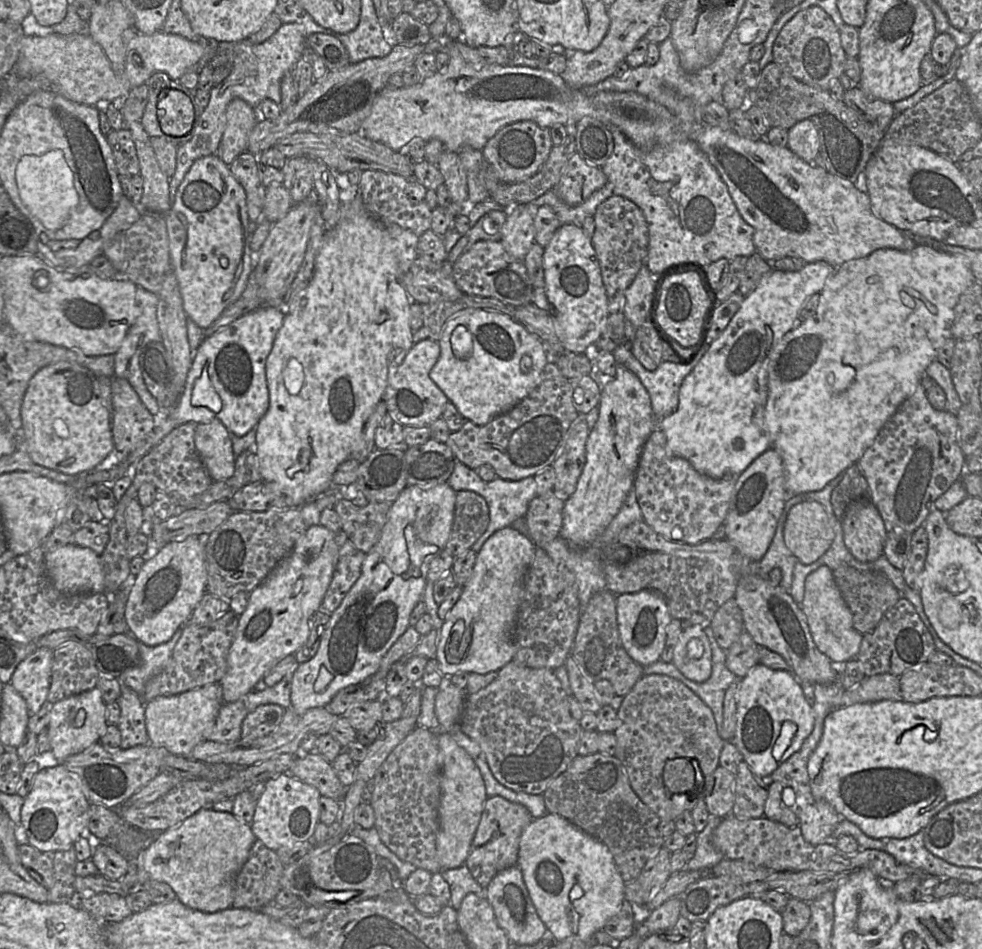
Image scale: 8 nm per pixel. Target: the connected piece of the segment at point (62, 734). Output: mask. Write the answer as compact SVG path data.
M96 687L63 699L53 705L46 727L51 747L50 752L57 760L63 762L69 756L78 754L90 745L99 742L107 725L106 703Z

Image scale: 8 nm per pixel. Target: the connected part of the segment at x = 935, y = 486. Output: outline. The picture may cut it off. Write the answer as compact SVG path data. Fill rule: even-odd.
M919 382L915 392L901 404L857 464L866 478L870 500L878 509L886 531L904 529L913 532L924 524L934 501L962 477L965 472L965 459L966 456L958 444L957 416L946 410L934 409Z

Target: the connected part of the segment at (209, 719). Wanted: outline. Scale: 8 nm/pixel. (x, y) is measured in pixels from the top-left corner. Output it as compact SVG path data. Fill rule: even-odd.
M219 682L175 695L156 697L145 706L145 724L150 744L166 748L174 755L189 755L196 745L208 740L223 703Z

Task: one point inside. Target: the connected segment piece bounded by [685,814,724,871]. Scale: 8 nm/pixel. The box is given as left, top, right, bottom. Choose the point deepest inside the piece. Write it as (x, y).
(706, 856)

